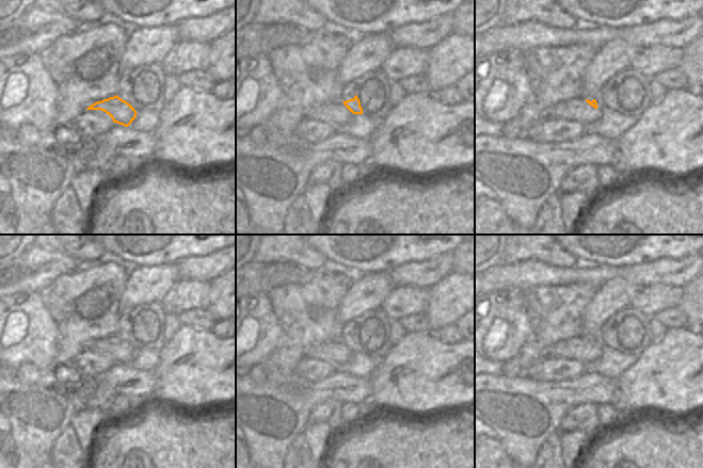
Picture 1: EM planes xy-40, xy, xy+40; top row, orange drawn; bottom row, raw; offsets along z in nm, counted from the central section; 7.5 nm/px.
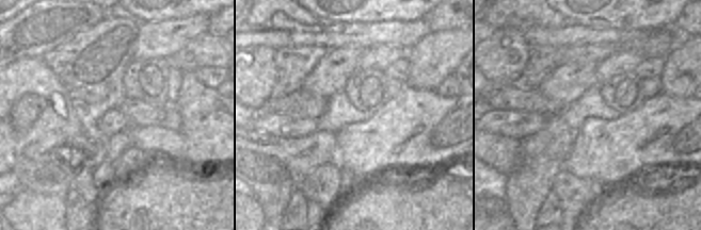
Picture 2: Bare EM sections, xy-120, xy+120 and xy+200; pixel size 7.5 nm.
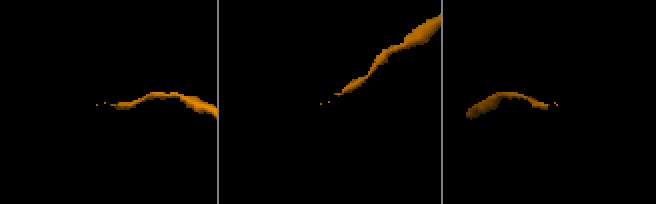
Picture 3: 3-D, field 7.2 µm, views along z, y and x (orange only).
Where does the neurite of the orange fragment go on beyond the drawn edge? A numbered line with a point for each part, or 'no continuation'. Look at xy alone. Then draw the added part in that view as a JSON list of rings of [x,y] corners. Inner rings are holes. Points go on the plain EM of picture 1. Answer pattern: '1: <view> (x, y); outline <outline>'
1: xy (335, 352); outline [[[334,338],[319,344],[313,344],[307,349],[304,357],[321,359],[340,369],[350,361],[353,354],[343,343],[342,338]]]

